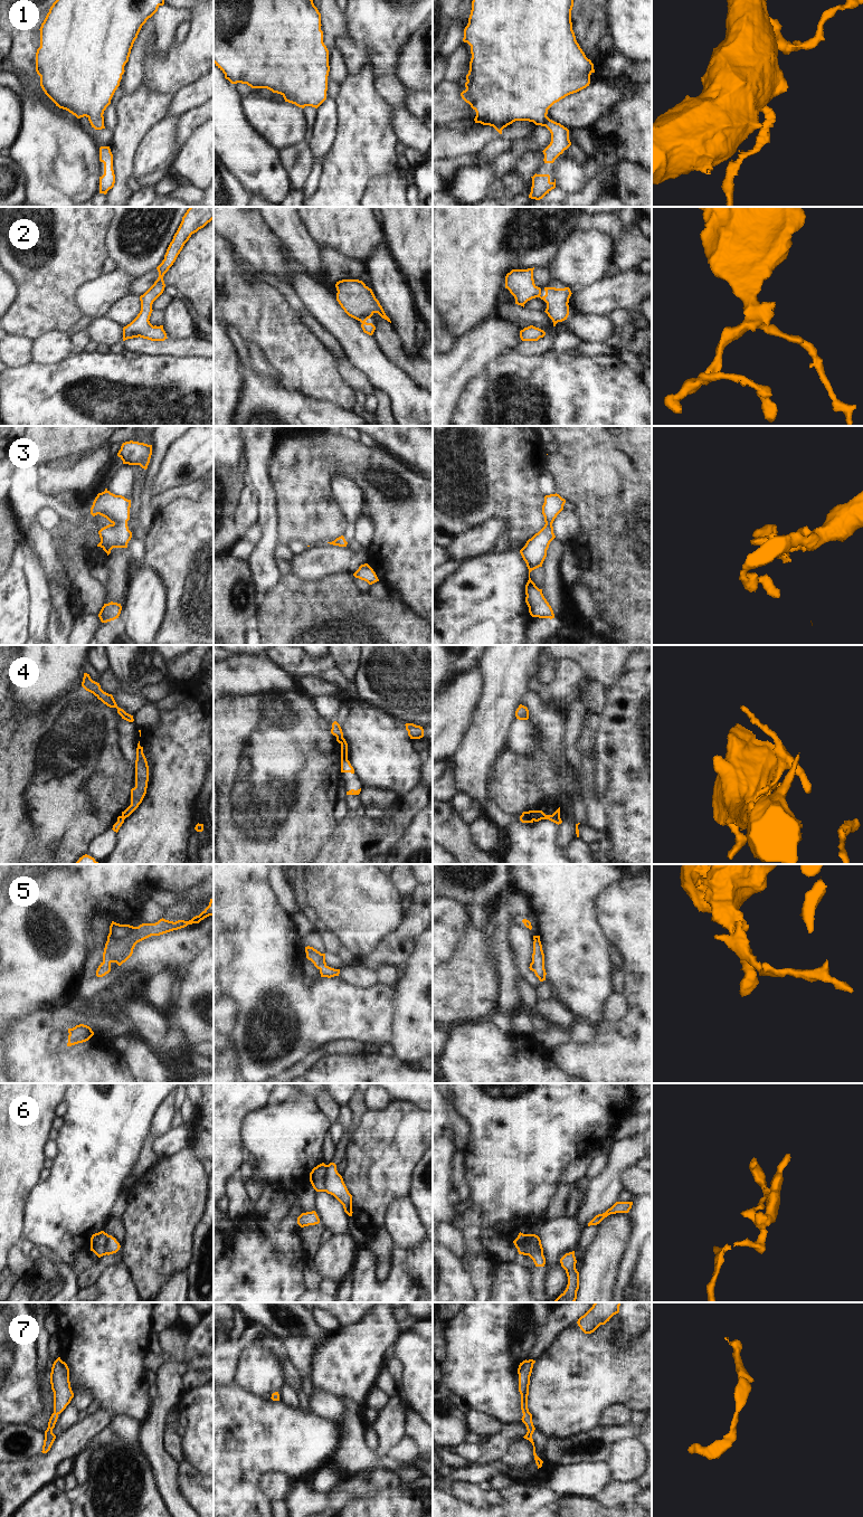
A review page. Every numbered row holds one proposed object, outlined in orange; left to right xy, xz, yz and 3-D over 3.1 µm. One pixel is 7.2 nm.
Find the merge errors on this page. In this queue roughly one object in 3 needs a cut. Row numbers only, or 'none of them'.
4, 6

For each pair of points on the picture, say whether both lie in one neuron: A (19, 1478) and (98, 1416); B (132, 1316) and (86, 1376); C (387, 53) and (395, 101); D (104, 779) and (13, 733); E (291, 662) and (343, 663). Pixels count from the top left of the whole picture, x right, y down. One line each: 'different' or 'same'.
A: same
B: same
C: different
D: same
E: different

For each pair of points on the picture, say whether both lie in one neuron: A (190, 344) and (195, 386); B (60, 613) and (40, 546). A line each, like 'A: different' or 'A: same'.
A: different
B: same

